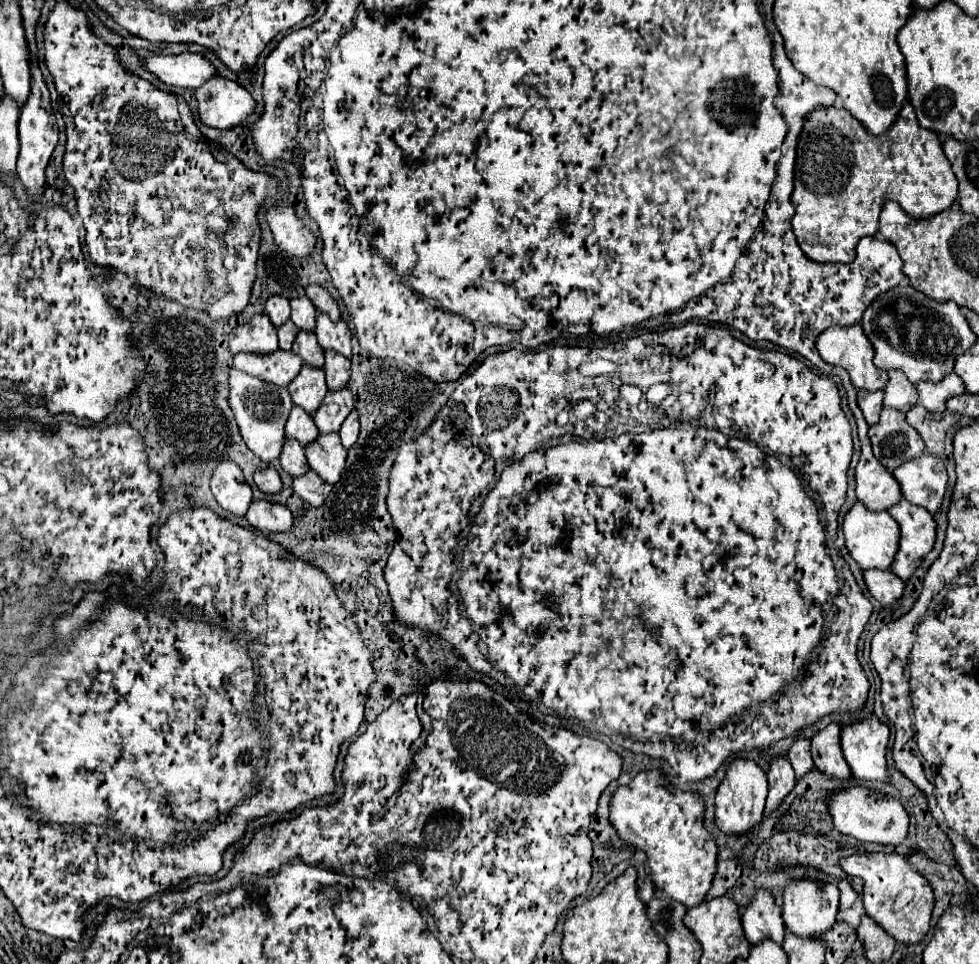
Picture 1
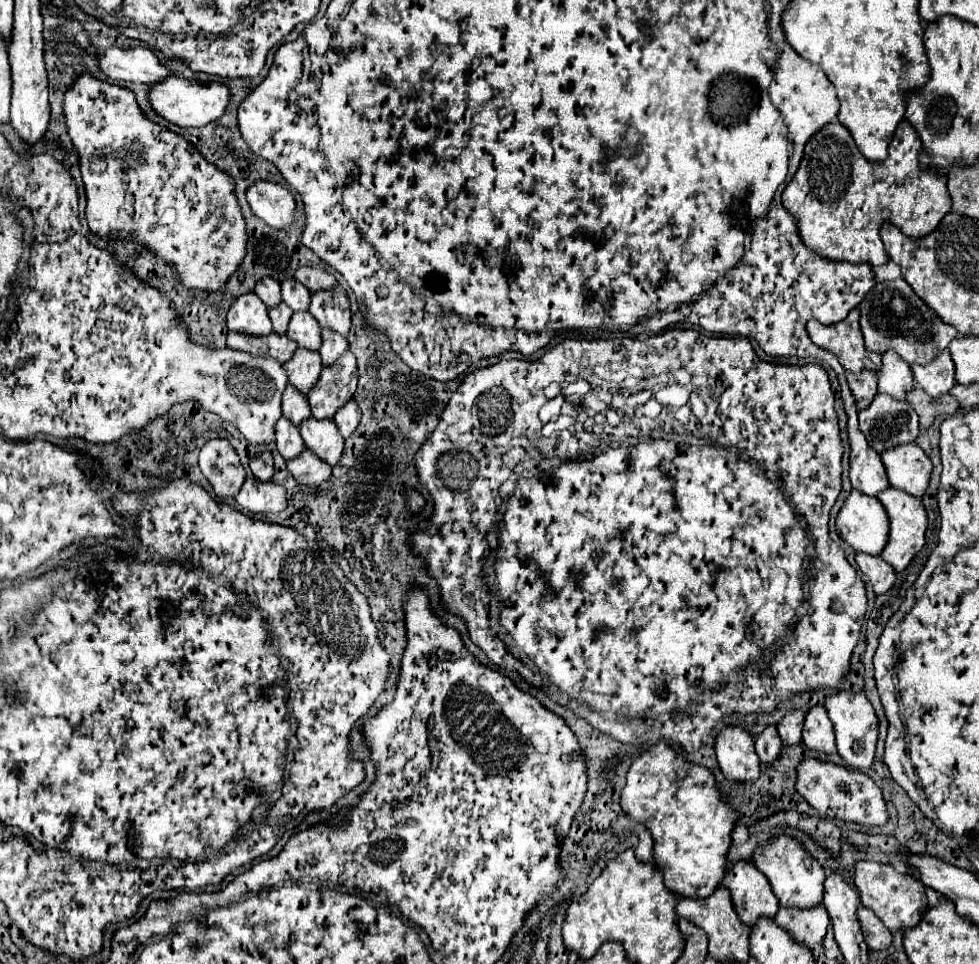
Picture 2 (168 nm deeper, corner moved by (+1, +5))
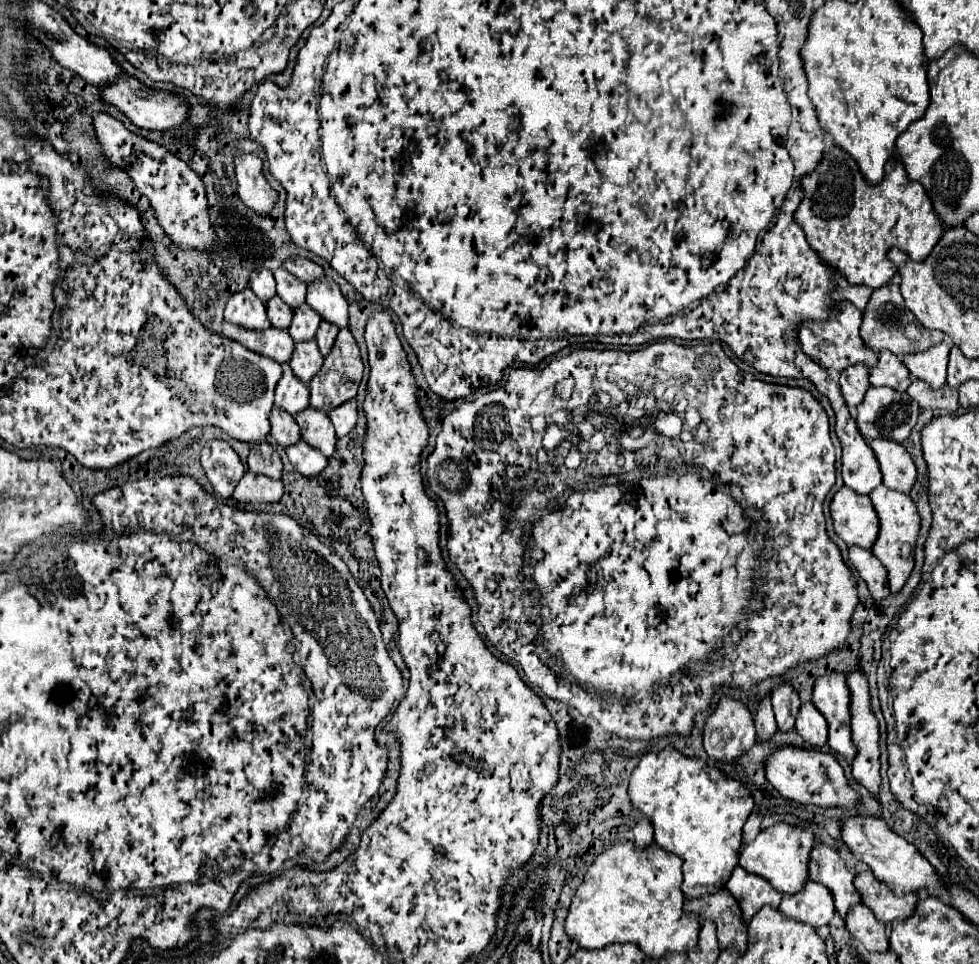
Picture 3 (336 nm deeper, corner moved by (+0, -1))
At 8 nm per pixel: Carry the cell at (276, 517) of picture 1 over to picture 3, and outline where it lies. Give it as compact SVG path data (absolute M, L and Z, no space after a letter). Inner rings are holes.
M244 472L244 476L234 488L232 498L236 502L260 504L260 502L278 502L282 494L284 494L282 480L272 480L272 478L252 474L252 472Z

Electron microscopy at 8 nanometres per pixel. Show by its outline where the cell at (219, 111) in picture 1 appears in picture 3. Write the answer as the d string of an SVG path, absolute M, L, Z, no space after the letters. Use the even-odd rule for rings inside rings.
M120 74L116 80L108 82L100 90L100 98L106 104L118 108L126 118L130 118L130 122L134 126L146 128L146 130L168 130L168 128L180 126L188 114L188 106L184 102L180 102L176 96L172 96L168 92L152 92L128 74Z

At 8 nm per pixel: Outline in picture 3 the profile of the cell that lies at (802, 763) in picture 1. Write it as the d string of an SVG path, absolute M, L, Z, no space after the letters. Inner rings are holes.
M784 682L772 688L772 708L776 714L776 724L780 730L794 730L794 720L800 708L800 698L798 692L794 690L792 684Z

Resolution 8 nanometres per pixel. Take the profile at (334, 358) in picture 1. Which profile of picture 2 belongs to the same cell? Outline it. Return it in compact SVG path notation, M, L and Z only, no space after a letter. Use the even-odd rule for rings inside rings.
M323 330L323 346L319 350L319 354L323 358L323 366L335 364L335 360L339 360L339 356L343 356L343 352L347 352L347 338L343 338L331 330Z

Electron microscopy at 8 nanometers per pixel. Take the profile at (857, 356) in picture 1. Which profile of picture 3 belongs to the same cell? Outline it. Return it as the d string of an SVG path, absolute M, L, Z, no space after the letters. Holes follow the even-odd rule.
M838 302L838 304L834 304L828 320L824 320L824 322L804 320L802 326L798 328L798 340L800 340L804 354L812 356L826 370L834 368L834 370L842 372L844 368L848 368L856 362L866 364L870 368L878 362L878 356L860 338L860 324L862 324L862 312L850 302Z

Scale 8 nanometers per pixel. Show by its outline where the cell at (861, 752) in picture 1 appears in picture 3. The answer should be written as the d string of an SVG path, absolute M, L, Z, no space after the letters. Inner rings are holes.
M830 672L816 678L812 704L828 722L828 746L852 762L856 748L850 738L850 690L846 686L846 676Z

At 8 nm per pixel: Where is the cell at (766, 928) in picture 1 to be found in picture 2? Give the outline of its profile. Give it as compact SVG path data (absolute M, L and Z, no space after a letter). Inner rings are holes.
M737 862L723 878L723 884L729 888L735 912L743 924L755 926L761 918L775 918L779 900L773 894L769 880L753 864Z

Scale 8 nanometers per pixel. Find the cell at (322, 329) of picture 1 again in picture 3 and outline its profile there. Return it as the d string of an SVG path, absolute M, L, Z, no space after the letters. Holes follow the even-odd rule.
M326 276L308 284L306 302L324 320L336 324L338 328L346 328L348 326L348 304L346 304L338 284L328 280Z

